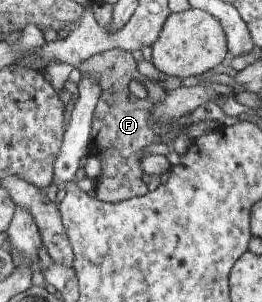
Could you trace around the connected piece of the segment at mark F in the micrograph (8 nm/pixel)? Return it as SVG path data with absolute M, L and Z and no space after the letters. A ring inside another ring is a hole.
M119 48L96 53L91 59L83 61L78 69L82 75L85 73L93 75L103 85L101 97L93 112L91 138L88 145L88 154L101 159L101 173L94 179L96 198L99 201L117 203L145 195L148 190L147 184L142 179L145 172L142 169L142 161L146 159L143 156L144 149L153 143L164 143L164 138L170 133L172 135L175 133L176 122L161 123L155 121L154 117L155 105L167 99L165 86L139 74L133 52ZM133 79L143 80L147 97L137 98L129 90L128 85Z

